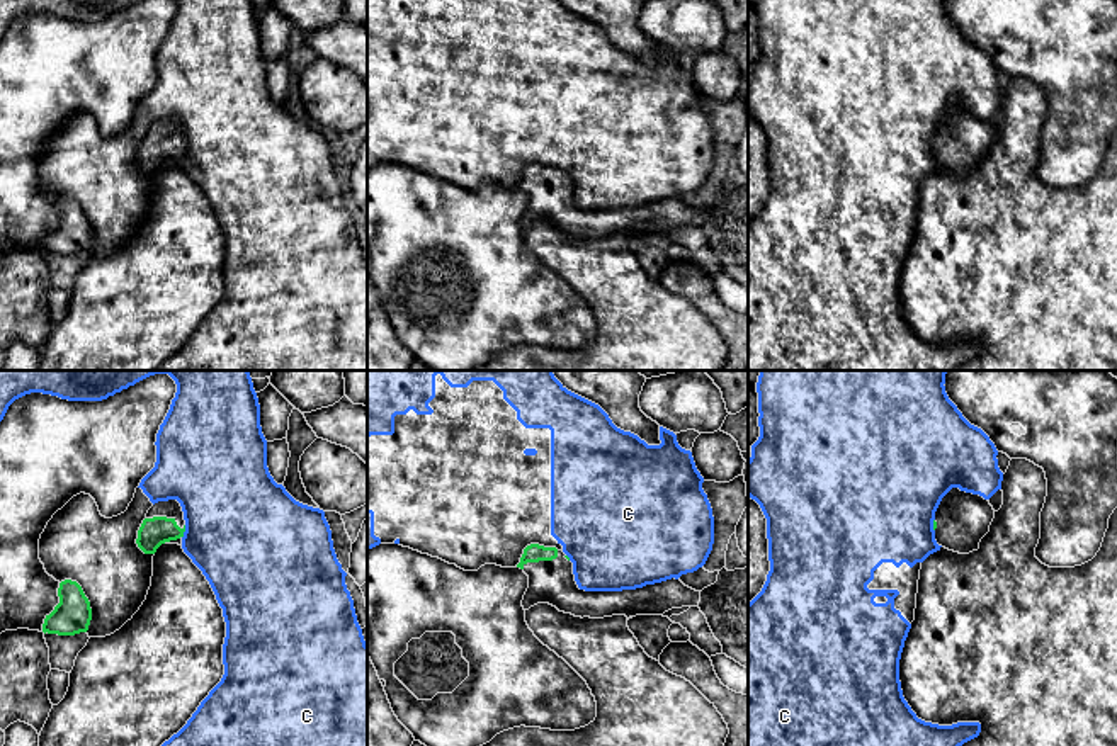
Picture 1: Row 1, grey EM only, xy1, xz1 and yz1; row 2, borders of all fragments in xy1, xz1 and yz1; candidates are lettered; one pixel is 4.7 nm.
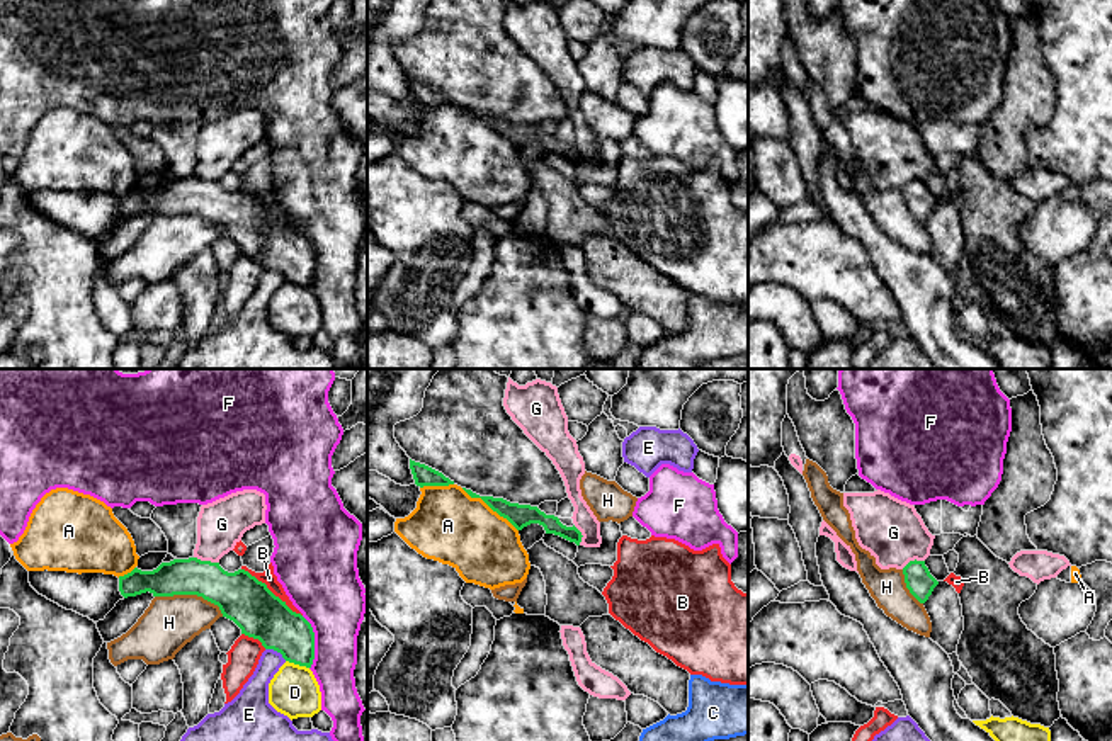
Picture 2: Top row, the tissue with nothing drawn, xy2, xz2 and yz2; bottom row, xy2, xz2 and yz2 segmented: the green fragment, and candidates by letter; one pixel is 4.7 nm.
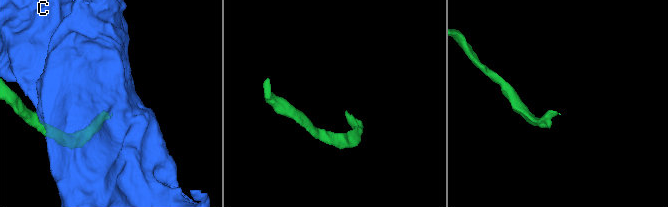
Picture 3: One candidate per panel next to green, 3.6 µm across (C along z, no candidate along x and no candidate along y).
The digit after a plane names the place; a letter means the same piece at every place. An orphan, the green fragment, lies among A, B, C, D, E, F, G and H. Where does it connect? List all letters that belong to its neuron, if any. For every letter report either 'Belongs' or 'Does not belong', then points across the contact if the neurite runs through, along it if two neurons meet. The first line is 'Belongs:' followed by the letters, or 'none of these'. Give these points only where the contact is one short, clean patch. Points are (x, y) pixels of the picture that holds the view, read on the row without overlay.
Belongs: none of these
A: Does not belong
B: Does not belong
C: Does not belong
D: Does not belong. Boundary: xy2 (286, 279), (308, 288)
E: Does not belong. Boundary: xy2 (266, 267), (276, 269), (286, 279)
F: Does not belong
G: Does not belong. Boundary: xy2 (194, 175), (218, 182)
H: Does not belong

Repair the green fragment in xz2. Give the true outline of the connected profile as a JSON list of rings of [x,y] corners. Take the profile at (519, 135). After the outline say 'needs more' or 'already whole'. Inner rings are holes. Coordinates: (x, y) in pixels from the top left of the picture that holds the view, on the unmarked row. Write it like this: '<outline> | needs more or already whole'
[[[462,107],[471,117],[481,117],[493,131],[496,131],[500,136],[507,138],[517,150],[522,150],[524,146],[530,143],[539,143],[544,146],[546,153],[559,155],[570,161],[575,161],[580,165],[582,161],[582,151],[573,144],[566,146],[559,141],[554,134],[546,134],[537,126],[530,124],[519,124],[510,122],[503,117],[493,117],[493,116],[479,116],[473,112],[471,109]]] | already whole

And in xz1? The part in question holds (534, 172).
[[[530,163],[517,184],[529,195],[522,226],[549,223],[575,236],[604,238],[612,235],[663,235],[672,228],[699,226],[700,211],[680,199],[666,199],[636,209],[585,211],[580,209],[570,177],[556,167]]] | needs more

